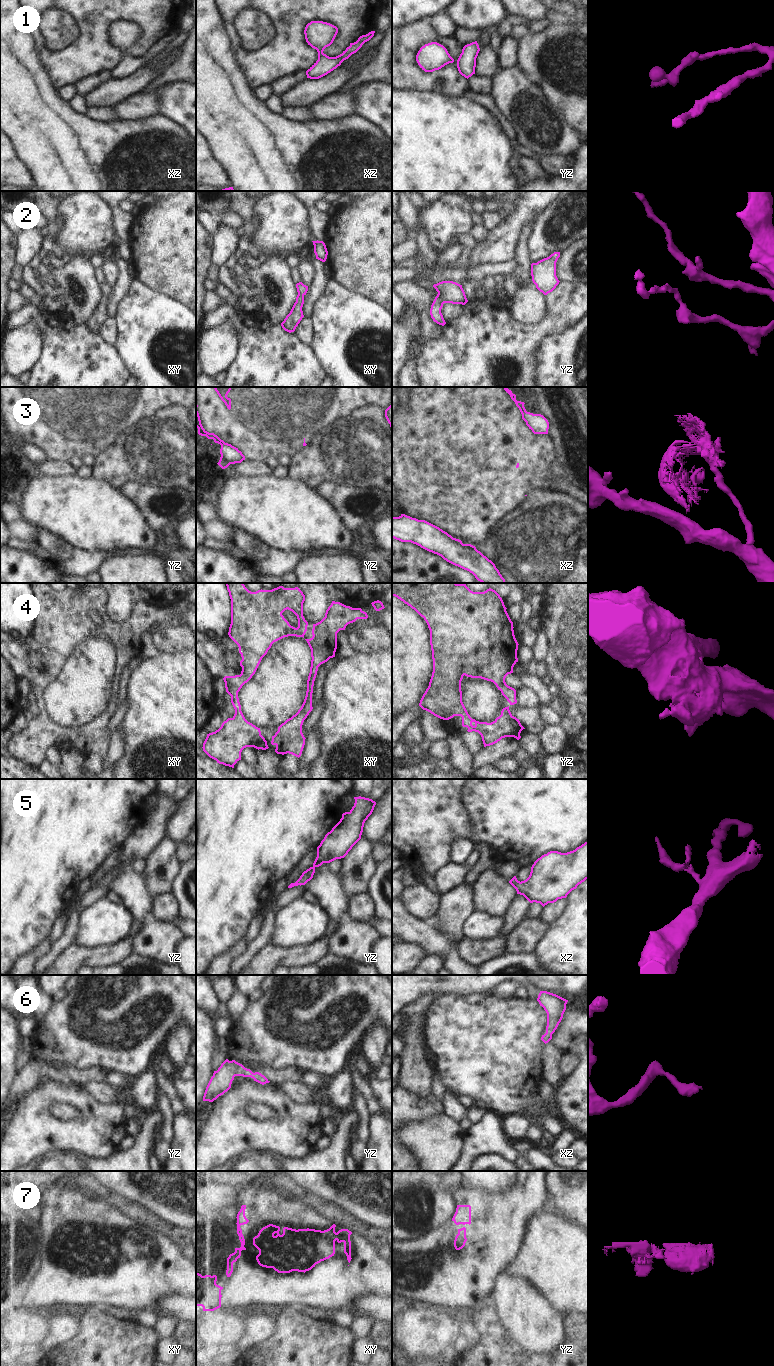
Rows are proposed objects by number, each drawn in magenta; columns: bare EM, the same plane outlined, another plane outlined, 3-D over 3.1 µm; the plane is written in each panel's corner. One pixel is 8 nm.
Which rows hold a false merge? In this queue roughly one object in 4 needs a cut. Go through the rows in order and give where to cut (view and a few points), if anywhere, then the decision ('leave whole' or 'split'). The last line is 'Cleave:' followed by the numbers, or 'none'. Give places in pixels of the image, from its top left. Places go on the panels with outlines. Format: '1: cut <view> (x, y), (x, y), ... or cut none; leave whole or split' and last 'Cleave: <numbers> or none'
1: cut none; leave whole
2: cut none; leave whole
3: cut yz (231, 445), (221, 446); split
4: cut none; leave whole
5: cut none; leave whole
6: cut none; leave whole
7: cut xy (241, 1246), (242, 1249); split
Cleave: 3, 7

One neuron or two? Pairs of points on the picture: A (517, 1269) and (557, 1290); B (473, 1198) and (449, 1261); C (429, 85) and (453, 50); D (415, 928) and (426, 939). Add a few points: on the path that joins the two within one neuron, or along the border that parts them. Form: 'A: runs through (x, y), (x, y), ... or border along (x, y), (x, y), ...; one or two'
A: runs through (527, 1270), (540, 1273), (547, 1280); one
B: runs through (473, 1215), (473, 1240), (465, 1248); one
C: runs through (437, 75), (445, 72), (455, 60); one
D: runs through (418, 931), (423, 936); one

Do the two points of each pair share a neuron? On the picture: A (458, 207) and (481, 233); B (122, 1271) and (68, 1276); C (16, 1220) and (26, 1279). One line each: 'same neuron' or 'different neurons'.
A: different neurons
B: same neuron
C: same neuron

